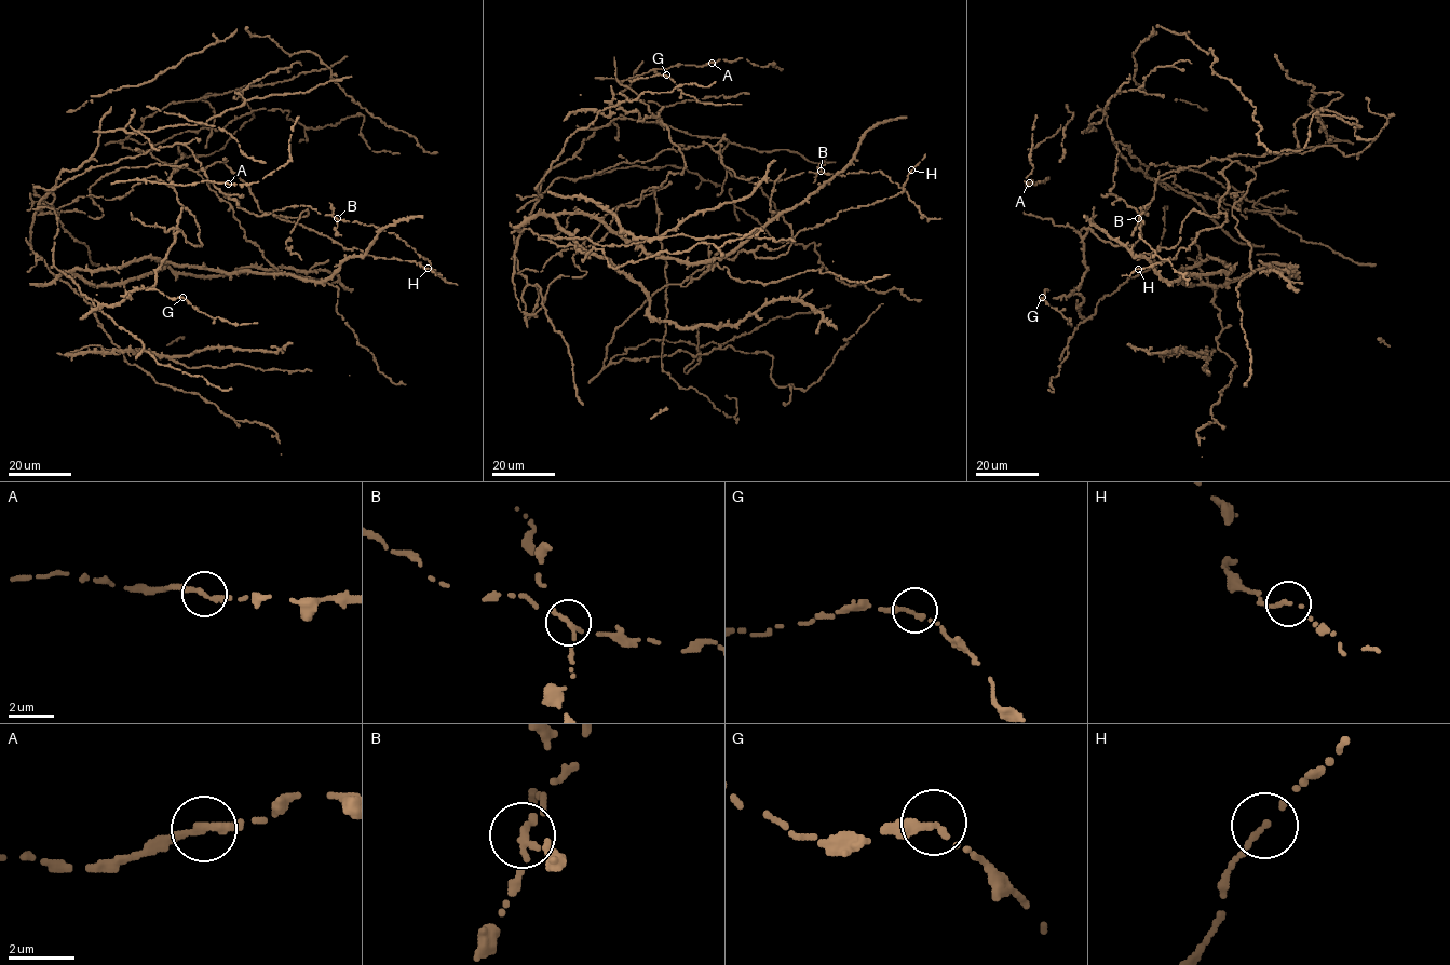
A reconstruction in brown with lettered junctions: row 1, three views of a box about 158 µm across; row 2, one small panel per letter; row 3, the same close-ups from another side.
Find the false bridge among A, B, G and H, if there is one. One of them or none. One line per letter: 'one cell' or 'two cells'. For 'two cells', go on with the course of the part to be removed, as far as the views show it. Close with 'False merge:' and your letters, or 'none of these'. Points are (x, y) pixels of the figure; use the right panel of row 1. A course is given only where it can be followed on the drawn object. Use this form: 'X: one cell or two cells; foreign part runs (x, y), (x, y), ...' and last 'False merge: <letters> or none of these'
A: one cell
B: two cells; foreign part runs (1138, 218), (1140, 209), (1150, 202)
G: one cell
H: one cell
False merge: B

